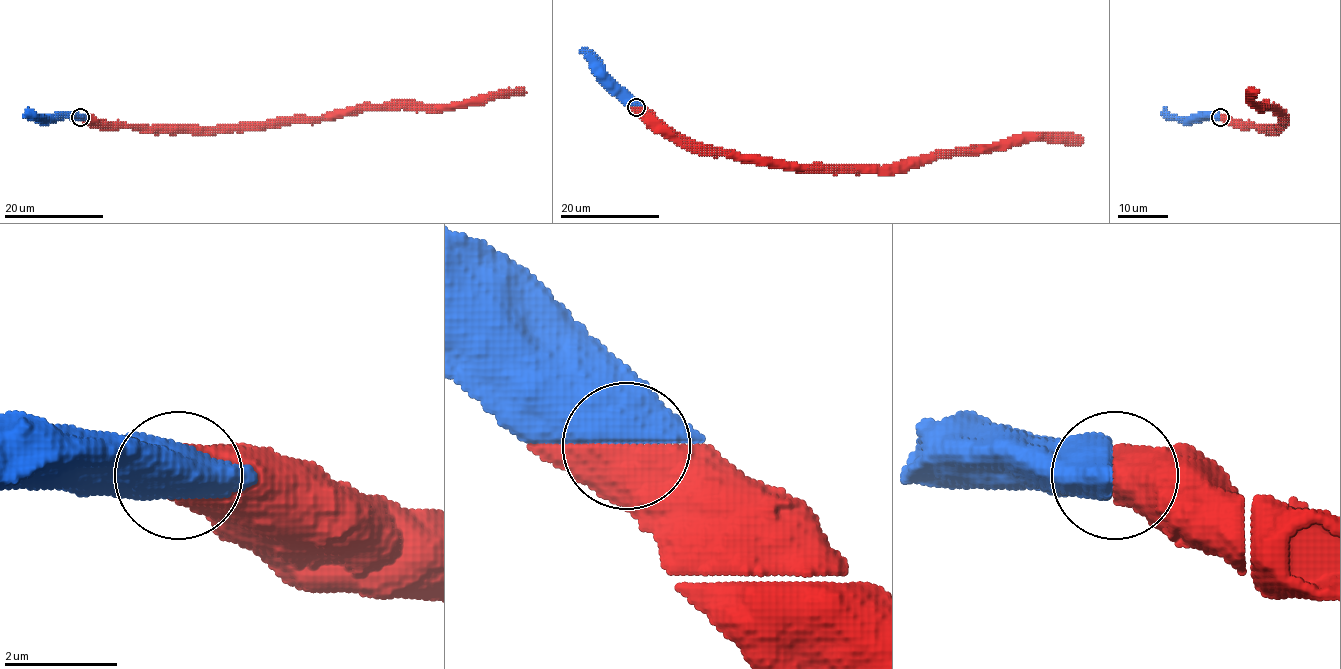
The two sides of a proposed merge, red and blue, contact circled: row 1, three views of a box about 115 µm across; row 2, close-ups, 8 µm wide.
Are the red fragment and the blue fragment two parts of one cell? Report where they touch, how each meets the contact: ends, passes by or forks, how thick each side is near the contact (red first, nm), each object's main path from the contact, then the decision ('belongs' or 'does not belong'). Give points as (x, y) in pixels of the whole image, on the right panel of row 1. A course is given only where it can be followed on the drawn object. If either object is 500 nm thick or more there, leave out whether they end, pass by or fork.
at (1220, 117); 650 nm thick on the red side, 550 nm on the other; red runs (1220, 116), (1243, 124), (1278, 126), (1280, 118), (1253, 99), (1248, 89); blue runs (1219, 116), (1177, 118), (1162, 112); belongs

